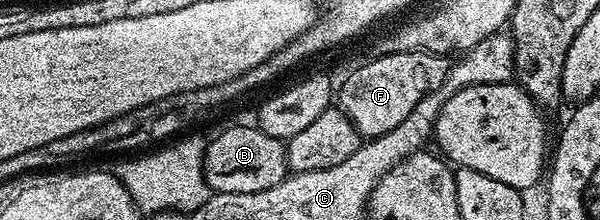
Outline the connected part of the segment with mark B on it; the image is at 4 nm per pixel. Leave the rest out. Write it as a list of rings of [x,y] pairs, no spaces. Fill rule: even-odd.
[[[256,125],[231,126],[209,140],[204,154],[206,185],[221,193],[258,193],[271,189],[289,174],[284,141],[272,138]]]

